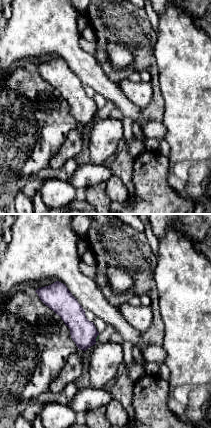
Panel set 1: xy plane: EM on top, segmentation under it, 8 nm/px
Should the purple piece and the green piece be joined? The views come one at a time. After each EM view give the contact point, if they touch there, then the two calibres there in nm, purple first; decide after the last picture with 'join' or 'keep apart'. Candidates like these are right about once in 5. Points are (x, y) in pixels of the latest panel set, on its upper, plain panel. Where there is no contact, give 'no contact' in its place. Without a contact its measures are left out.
(96, 113) | 220/20 nm

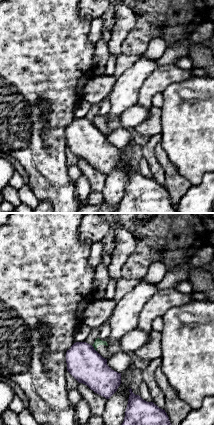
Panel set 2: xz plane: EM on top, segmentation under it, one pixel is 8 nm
(93, 124) | 280/50 nm

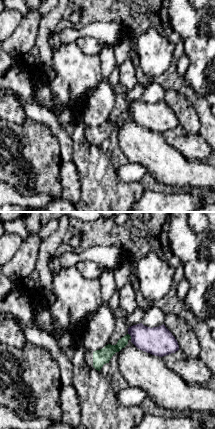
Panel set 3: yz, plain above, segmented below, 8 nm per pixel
(130, 111) | 240/110 nm

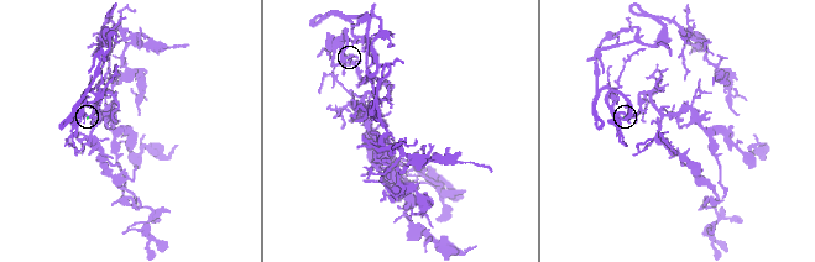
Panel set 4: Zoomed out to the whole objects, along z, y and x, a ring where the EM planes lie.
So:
keep apart

